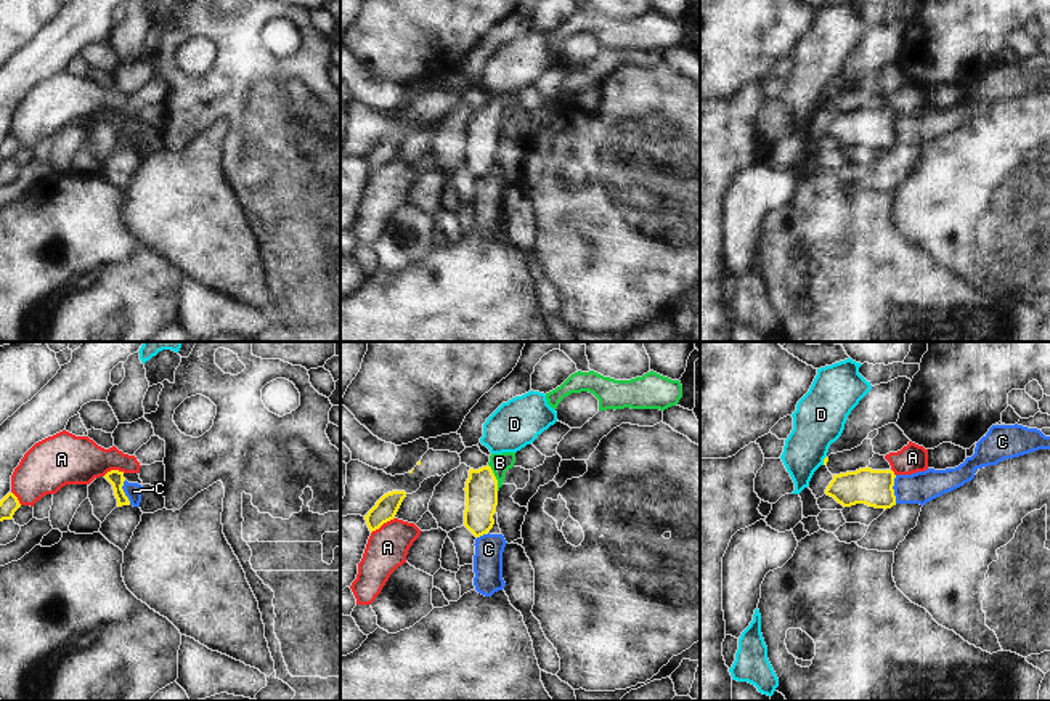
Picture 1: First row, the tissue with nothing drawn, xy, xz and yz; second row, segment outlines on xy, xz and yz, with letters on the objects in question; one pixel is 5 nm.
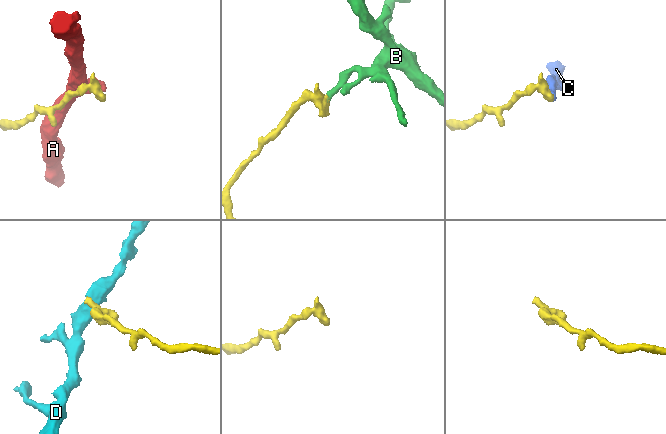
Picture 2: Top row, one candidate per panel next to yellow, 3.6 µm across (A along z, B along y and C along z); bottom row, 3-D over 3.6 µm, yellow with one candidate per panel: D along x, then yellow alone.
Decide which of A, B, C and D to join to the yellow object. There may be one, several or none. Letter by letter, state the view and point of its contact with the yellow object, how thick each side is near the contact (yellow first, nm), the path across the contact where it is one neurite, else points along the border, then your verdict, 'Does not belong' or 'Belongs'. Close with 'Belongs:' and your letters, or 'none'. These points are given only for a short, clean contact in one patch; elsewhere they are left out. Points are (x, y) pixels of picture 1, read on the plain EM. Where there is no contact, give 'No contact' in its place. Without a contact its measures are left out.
A: Touches yellow at xz (382, 164). Thickness 120 nm (yellow) against 200 nm. Does not belong
B: Touches yellow at xz (495, 117). Thickness 160 nm (yellow) against 100 nm. Path across: xz (480, 129), (495, 117), (500, 103). Belongs
C: Touches yellow at yz (893, 130). Thickness 190 nm (yellow) against 160 nm. Boundary: yz (896, 116), (893, 127), (895, 143). Does not belong
D: Touches yellow at yz (824, 101). Thickness 20 nm (yellow) against 260 nm. Boundary: yz (826, 97), (822, 105). Does not belong
Belongs: B.

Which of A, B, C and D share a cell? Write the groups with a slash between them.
A / B / C / D

